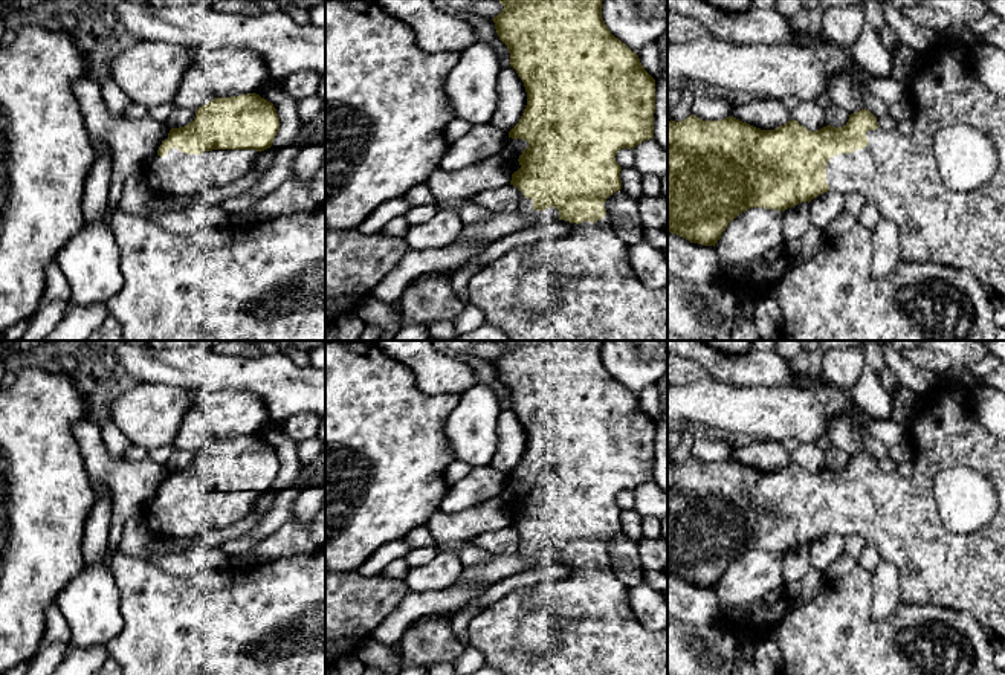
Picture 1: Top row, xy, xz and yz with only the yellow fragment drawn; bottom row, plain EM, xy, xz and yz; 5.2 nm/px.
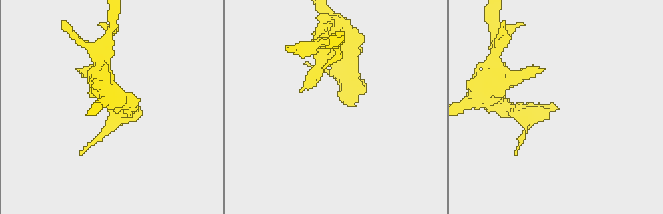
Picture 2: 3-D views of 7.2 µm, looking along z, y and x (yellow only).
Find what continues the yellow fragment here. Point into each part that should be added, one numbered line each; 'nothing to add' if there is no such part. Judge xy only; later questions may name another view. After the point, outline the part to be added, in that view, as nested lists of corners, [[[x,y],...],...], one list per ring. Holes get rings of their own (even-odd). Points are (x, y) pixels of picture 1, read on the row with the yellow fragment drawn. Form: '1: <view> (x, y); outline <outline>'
1: xy (174, 174); outline [[[171,148],[163,157],[154,156],[142,174],[157,197],[192,195],[199,191],[226,186],[244,177],[261,151],[212,150],[202,154]]]

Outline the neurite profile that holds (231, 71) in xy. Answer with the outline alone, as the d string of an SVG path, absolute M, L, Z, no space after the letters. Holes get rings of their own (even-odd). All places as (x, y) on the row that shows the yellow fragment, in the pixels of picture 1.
M197 49L192 60L208 75L215 98L255 93L270 78L267 63L246 49Z

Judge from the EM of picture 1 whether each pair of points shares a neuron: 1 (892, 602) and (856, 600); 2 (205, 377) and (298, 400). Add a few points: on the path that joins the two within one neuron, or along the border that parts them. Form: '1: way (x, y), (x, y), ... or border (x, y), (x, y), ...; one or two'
1: border (871, 573), (871, 614), (883, 620); two
2: way (228, 376), (271, 376), (275, 379); one

